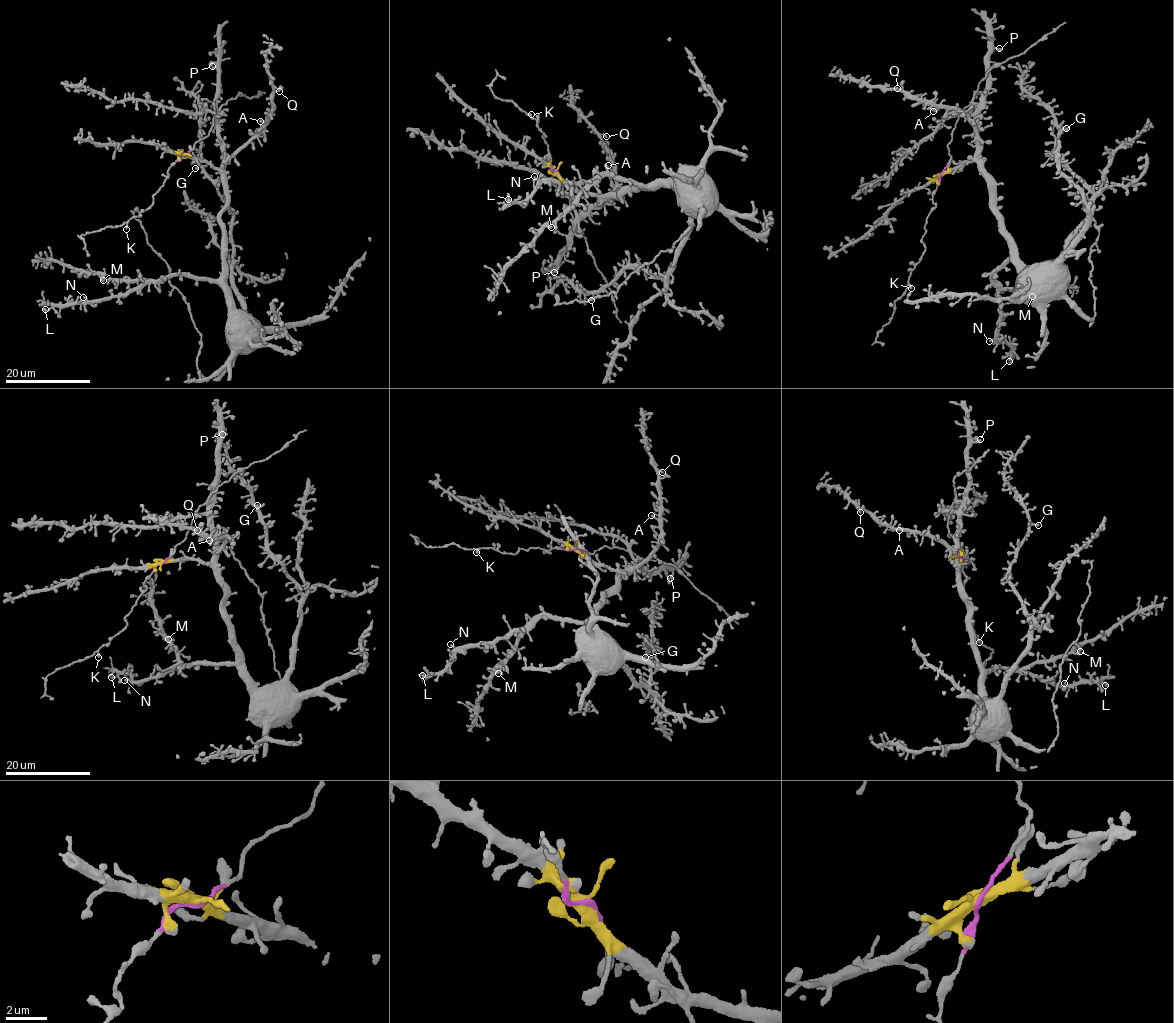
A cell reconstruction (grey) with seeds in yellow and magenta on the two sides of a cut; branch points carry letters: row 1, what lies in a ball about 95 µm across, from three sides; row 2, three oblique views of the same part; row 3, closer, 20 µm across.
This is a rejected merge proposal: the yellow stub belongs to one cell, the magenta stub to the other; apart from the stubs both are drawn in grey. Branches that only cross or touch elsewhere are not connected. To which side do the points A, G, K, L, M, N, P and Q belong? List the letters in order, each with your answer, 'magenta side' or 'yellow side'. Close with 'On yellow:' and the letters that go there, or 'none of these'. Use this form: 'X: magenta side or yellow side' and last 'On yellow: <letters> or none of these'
A: yellow side
G: yellow side
K: magenta side
L: yellow side
M: yellow side
N: yellow side
P: yellow side
Q: yellow side
On yellow: A, G, L, M, N, P, Q

